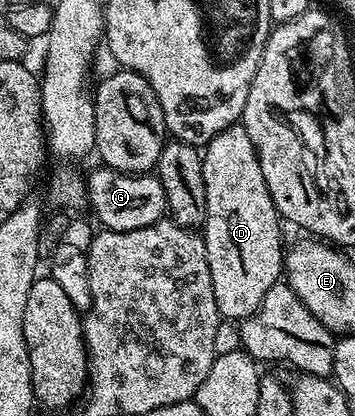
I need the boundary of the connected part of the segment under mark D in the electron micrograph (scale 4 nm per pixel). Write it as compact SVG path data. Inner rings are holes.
M243 124L231 125L226 131L214 135L208 144L203 146L202 179L206 183L206 219L202 226L202 236L206 247L206 259L210 267L210 279L214 283L214 299L218 303L221 318L239 323L249 317L266 299L266 291L274 287L282 277L284 268L285 246L280 246L280 225L282 218L276 212L262 179L262 167L250 135L246 135Z

